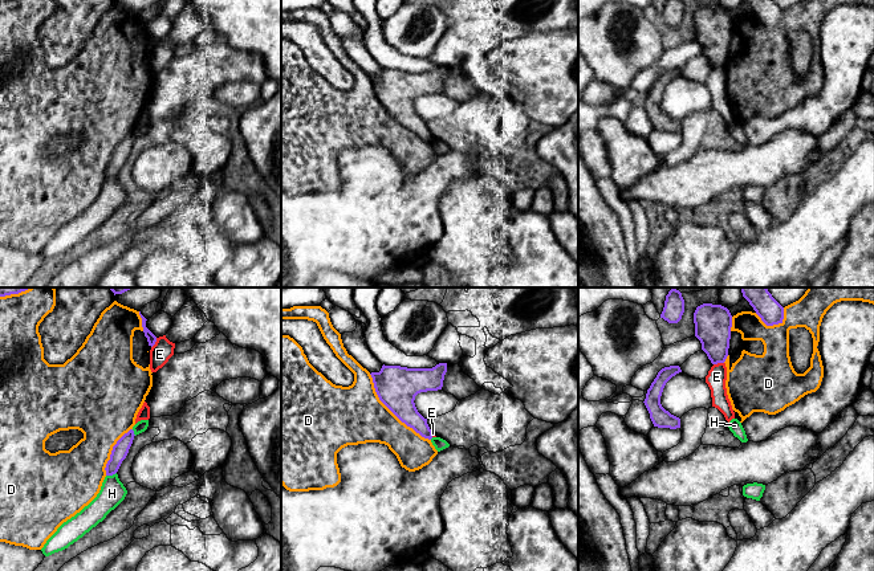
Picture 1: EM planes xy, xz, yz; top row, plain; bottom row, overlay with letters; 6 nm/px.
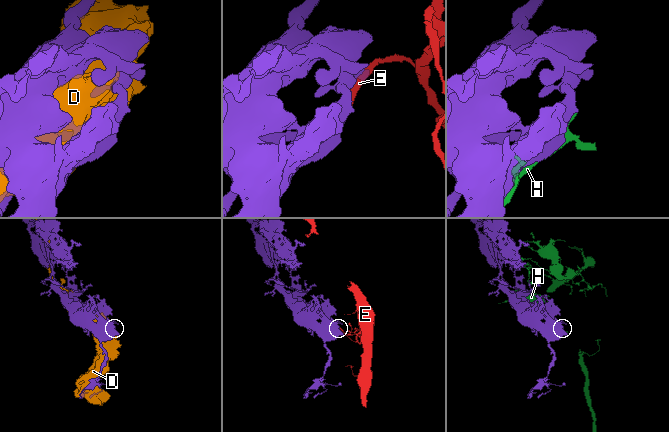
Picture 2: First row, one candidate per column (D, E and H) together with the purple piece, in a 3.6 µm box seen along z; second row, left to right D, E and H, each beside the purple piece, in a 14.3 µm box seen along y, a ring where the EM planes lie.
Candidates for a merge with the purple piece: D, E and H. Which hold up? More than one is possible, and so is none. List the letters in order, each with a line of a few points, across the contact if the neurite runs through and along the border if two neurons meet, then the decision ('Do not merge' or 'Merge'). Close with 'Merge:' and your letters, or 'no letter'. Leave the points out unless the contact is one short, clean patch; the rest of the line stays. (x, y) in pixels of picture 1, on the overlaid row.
D: Do not merge
E: Do not merge
H: Do not merge
Merge: no letter

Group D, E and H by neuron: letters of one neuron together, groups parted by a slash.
D / E / H

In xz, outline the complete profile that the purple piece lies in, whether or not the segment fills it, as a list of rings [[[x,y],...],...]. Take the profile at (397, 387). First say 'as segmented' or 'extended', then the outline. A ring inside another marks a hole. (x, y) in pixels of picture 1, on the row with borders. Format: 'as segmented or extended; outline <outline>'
as segmented; outline [[[447,363],[432,368],[407,368],[382,366],[379,372],[371,372],[379,400],[407,427],[422,437],[431,440],[432,431],[415,407],[415,396],[420,392],[438,391],[443,387]]]

